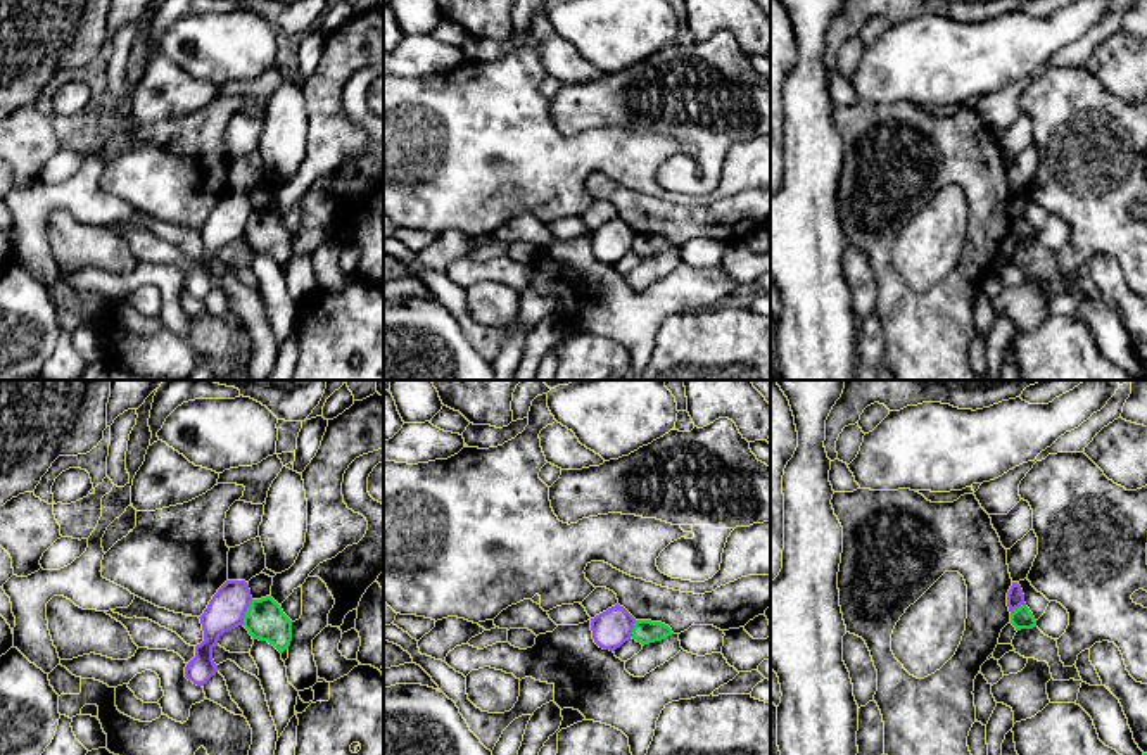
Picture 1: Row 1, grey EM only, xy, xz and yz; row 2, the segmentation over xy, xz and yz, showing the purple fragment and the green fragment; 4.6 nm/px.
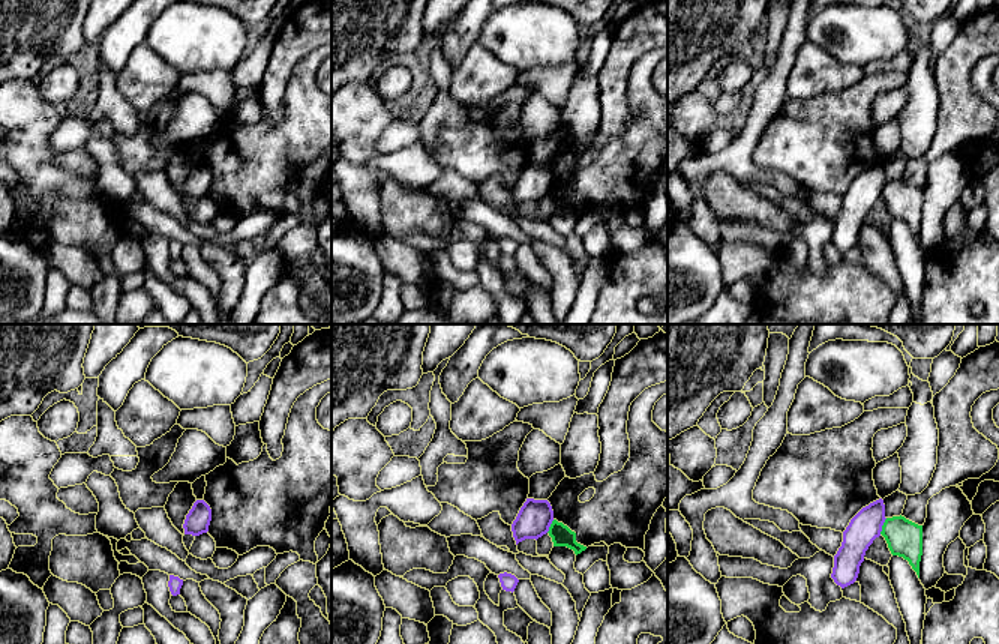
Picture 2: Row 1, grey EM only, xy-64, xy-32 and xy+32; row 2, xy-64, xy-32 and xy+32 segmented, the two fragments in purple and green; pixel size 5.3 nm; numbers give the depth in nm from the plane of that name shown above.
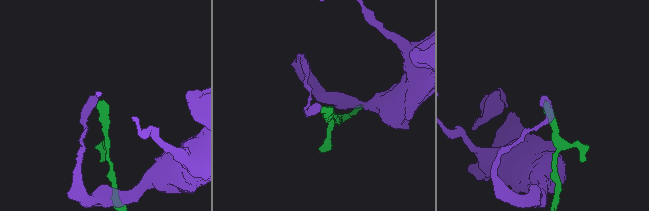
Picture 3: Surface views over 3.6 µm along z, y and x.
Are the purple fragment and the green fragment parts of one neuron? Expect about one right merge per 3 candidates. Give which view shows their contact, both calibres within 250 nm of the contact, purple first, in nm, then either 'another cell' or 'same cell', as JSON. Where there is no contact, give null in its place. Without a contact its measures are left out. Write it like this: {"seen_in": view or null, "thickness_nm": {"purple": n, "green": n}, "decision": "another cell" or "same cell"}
{"seen_in": "xy", "thickness_nm": {"purple": 170, "green": 190}, "decision": "another cell"}

